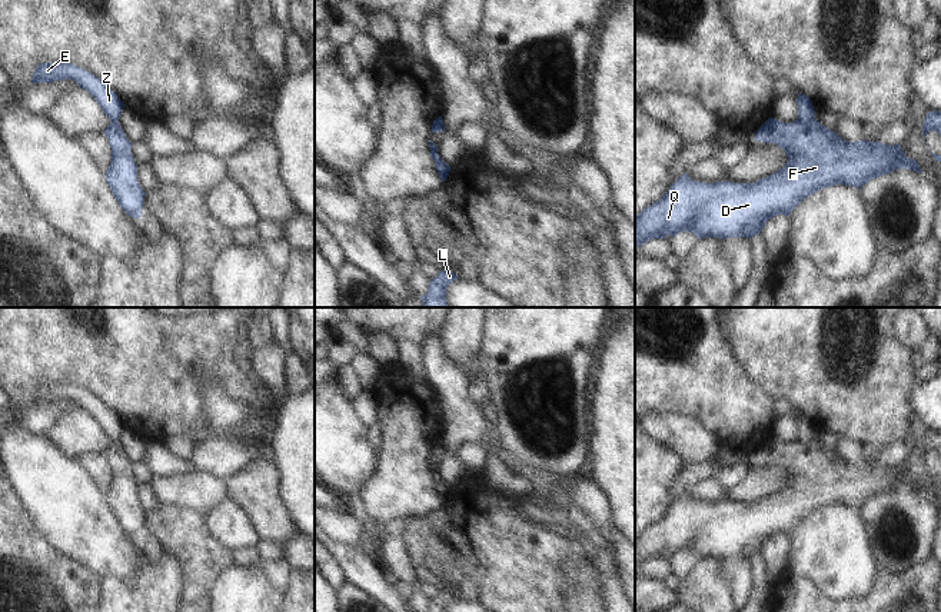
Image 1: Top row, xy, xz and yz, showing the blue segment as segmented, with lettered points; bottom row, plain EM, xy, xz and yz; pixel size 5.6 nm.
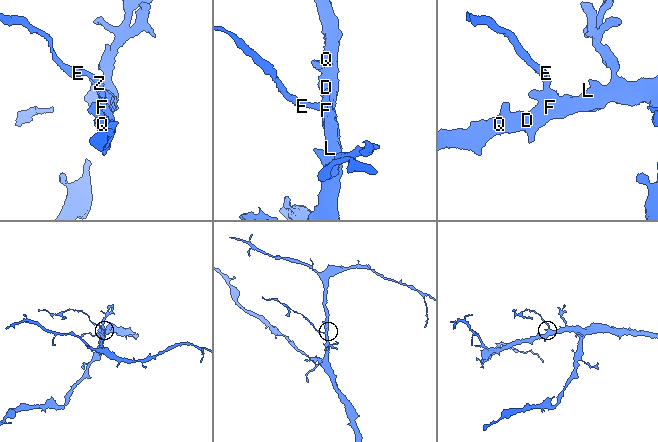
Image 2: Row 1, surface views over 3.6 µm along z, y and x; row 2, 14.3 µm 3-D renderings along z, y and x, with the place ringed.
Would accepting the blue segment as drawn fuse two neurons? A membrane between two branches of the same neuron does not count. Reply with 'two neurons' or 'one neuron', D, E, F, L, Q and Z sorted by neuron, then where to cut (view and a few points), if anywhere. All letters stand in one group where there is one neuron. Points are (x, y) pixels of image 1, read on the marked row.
two neurons | D F L Q / E Z | yz (813, 117), (798, 120)

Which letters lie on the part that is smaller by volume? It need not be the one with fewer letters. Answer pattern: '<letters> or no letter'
E, Z

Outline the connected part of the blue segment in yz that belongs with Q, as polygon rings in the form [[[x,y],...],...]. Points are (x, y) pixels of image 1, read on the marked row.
[[[771,117],[755,132],[754,140],[775,143],[784,149],[788,156],[785,166],[755,183],[721,180],[704,183],[692,180],[688,172],[684,173],[658,202],[635,216],[635,247],[652,239],[665,239],[666,235],[674,237],[682,232],[694,233],[698,240],[702,237],[751,239],[761,235],[771,217],[789,216],[804,199],[825,187],[845,184],[861,190],[872,179],[898,169],[922,173],[918,162],[905,156],[901,144],[847,142],[817,119],[782,123]]]

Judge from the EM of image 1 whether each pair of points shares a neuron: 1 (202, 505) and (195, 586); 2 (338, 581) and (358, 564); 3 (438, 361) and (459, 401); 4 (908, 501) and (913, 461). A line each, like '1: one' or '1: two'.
1: two
2: two
3: one
4: two

